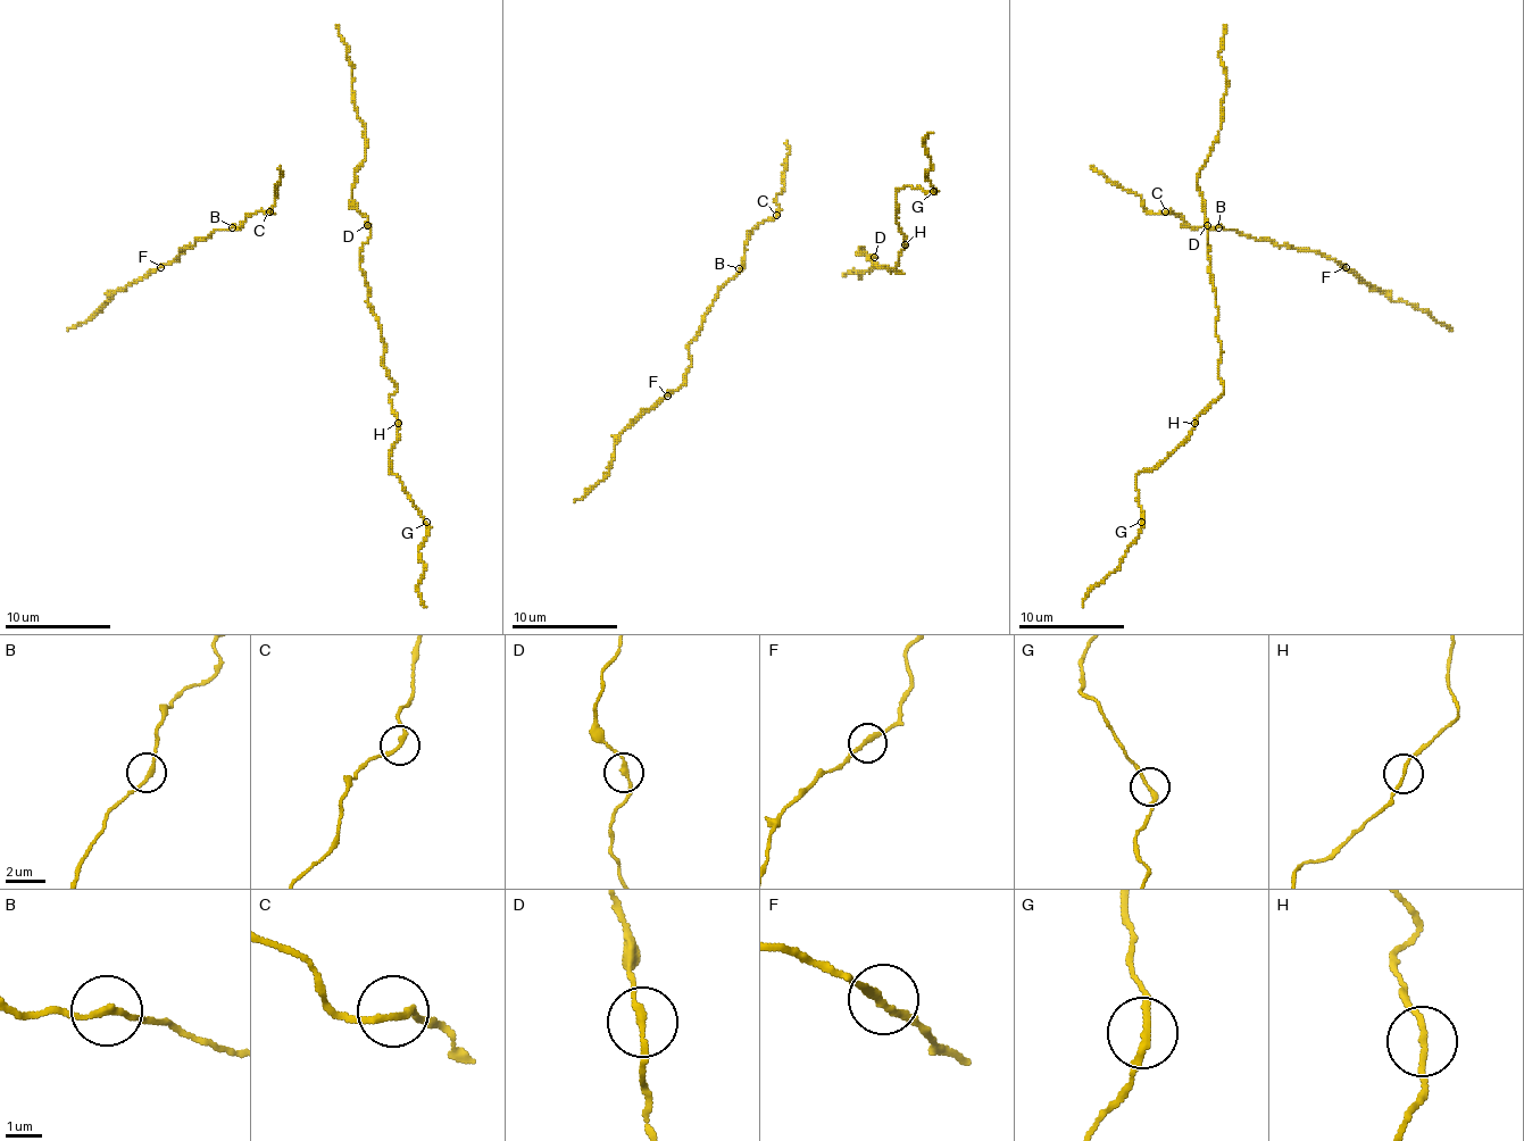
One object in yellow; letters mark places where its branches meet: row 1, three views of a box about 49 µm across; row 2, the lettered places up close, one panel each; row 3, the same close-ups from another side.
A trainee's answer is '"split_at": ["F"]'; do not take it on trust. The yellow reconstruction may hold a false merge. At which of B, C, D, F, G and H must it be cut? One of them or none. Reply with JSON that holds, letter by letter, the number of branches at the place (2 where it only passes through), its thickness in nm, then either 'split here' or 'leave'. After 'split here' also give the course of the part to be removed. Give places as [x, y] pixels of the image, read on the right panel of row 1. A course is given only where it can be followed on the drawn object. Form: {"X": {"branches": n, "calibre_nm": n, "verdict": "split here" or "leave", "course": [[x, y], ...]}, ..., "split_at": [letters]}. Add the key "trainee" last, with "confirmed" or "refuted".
{"B": {"branches": 2, "calibre_nm": 190, "verdict": "leave"}, "C": {"branches": 2, "calibre_nm": 180, "verdict": "leave"}, "D": {"branches": 2, "calibre_nm": 190, "verdict": "leave"}, "F": {"branches": 2, "calibre_nm": 190, "verdict": "leave"}, "G": {"branches": 2, "calibre_nm": 190, "verdict": "leave"}, "H": {"branches": 2, "calibre_nm": 140, "verdict": "leave"}, "split_at": [], "trainee": "refuted"}

